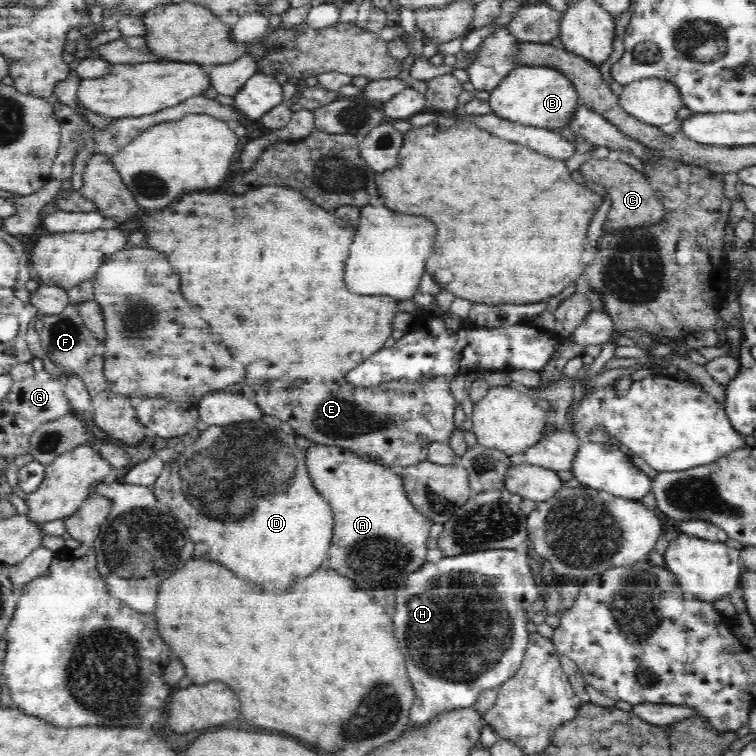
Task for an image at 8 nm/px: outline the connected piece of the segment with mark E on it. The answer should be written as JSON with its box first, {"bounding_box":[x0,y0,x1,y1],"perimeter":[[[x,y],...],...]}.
{"bounding_box":[256,376,456,470],"perimeter":[[[452,376],[419,377],[418,380],[383,381],[378,386],[364,388],[350,383],[302,384],[296,390],[266,390],[259,387],[256,393],[256,405],[264,414],[270,414],[290,424],[296,435],[305,436],[314,443],[326,446],[339,446],[356,455],[378,459],[378,462],[397,470],[427,460],[428,448],[432,442],[447,442],[454,432],[454,410],[456,400],[449,389]]]}

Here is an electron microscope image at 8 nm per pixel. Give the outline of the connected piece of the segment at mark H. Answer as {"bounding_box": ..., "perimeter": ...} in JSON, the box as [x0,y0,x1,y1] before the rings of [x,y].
{"bounding_box":[392,548,543,724],"perimeter":[[[497,548],[478,550],[478,552],[459,554],[458,556],[445,556],[438,562],[423,564],[418,572],[408,575],[408,578],[405,580],[406,584],[398,587],[396,593],[396,600],[398,600],[396,602],[396,614],[392,616],[394,628],[396,628],[394,636],[398,640],[402,656],[406,660],[408,677],[416,693],[416,698],[409,714],[409,724],[426,724],[426,721],[430,720],[431,717],[436,716],[438,712],[446,712],[447,709],[468,708],[468,706],[472,706],[478,700],[478,696],[480,696],[482,690],[497,688],[500,684],[507,682],[520,669],[527,646],[530,645],[529,632],[527,630],[527,610],[533,602],[540,599],[543,595],[542,591],[538,590],[538,585],[534,581],[528,561],[530,560],[527,560],[526,564],[526,556],[520,556],[518,552],[506,550],[506,548],[502,548],[502,550],[498,550]]]}

